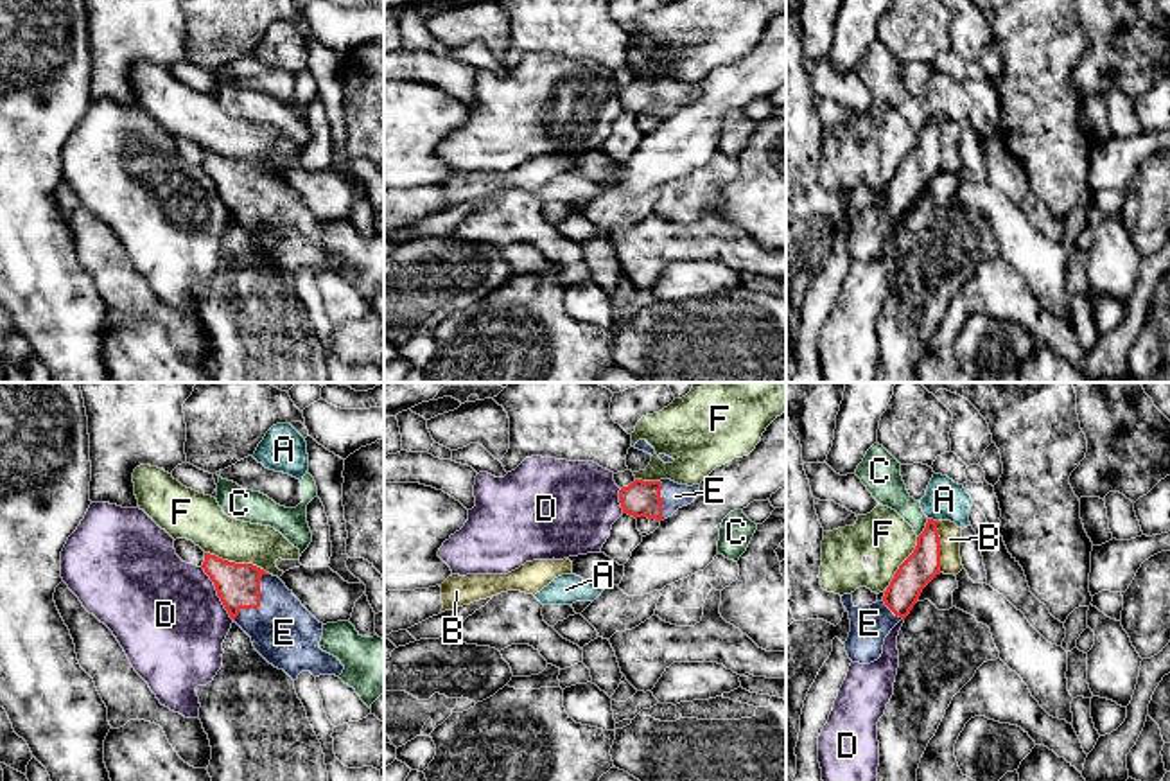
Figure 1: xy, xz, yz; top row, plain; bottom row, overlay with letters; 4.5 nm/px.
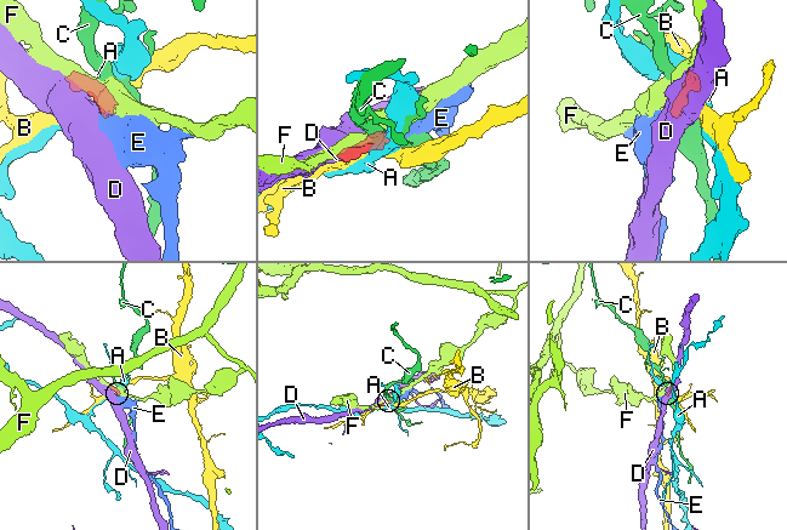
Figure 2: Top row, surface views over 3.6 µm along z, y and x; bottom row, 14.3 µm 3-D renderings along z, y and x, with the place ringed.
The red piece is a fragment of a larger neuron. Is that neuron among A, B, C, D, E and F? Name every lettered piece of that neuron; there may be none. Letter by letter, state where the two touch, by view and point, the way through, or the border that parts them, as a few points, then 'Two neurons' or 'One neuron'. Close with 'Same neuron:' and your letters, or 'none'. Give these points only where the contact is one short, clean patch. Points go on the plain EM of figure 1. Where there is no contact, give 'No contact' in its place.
A: Touches red at yz (932, 117). Boundary: yz (928, 115), (937, 119). Two neurons
B: Touches red at yz (939, 144). Two neurons
C: Touches red at yz (925, 126). Boundary: yz (928, 117), (917, 135). Two neurons
D: Touches red at xy (218, 191). Two neurons
E: Touches red at xy (259, 201). Path across: xy (237, 184), (259, 201), (284, 230). One neuron
F: Touches red at xy (237, 162). Two neurons
Same neuron: E

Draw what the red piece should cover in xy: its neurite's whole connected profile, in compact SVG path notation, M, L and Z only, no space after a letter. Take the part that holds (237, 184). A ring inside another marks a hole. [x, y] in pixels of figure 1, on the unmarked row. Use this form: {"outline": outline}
{"outline": "M205 151L201 163L215 183L230 215L251 235L255 248L292 278L301 269L314 275L345 268L319 246L319 221L285 181L253 162L235 162Z"}

